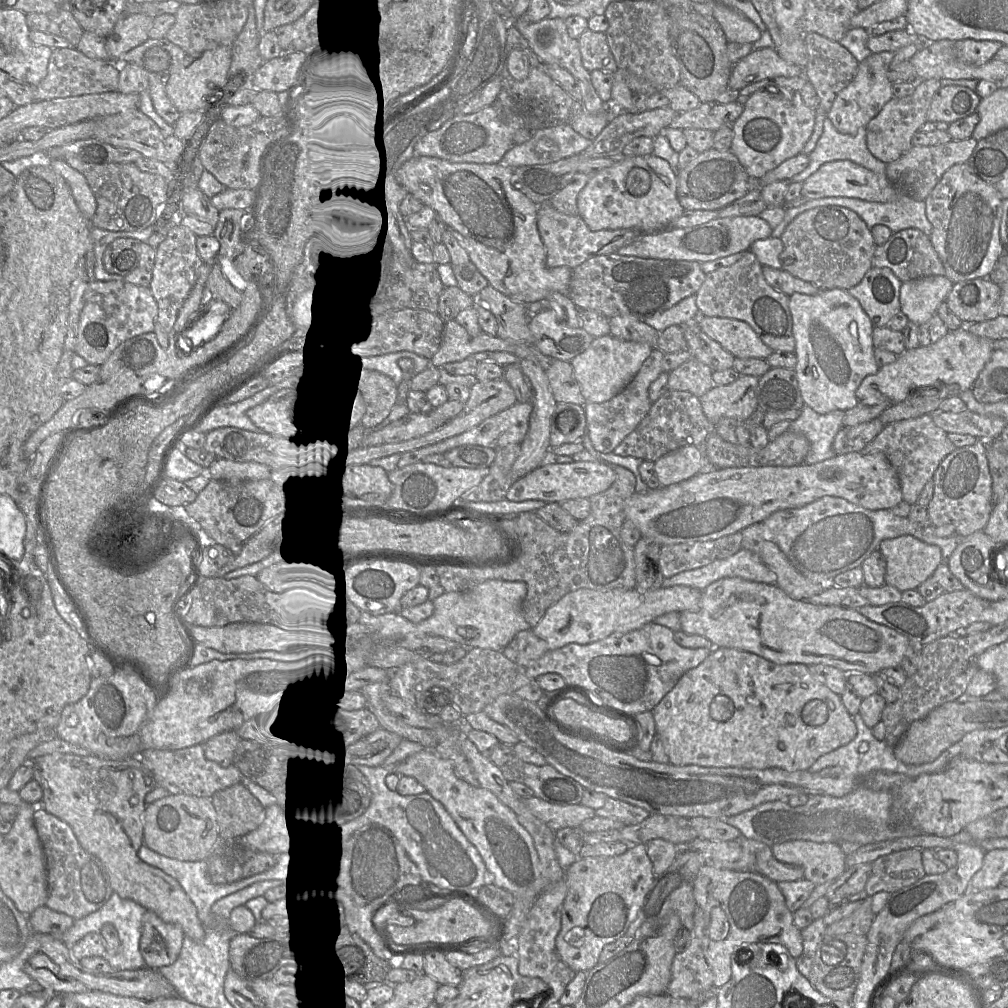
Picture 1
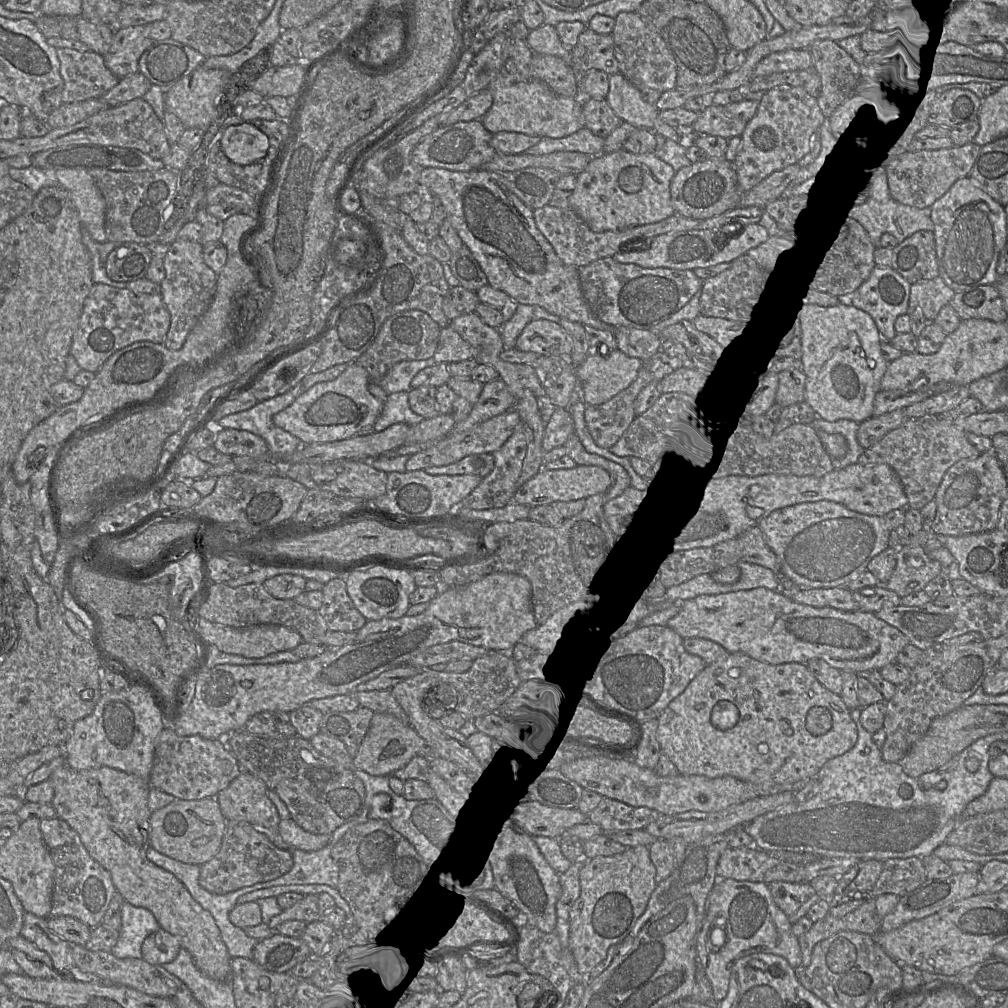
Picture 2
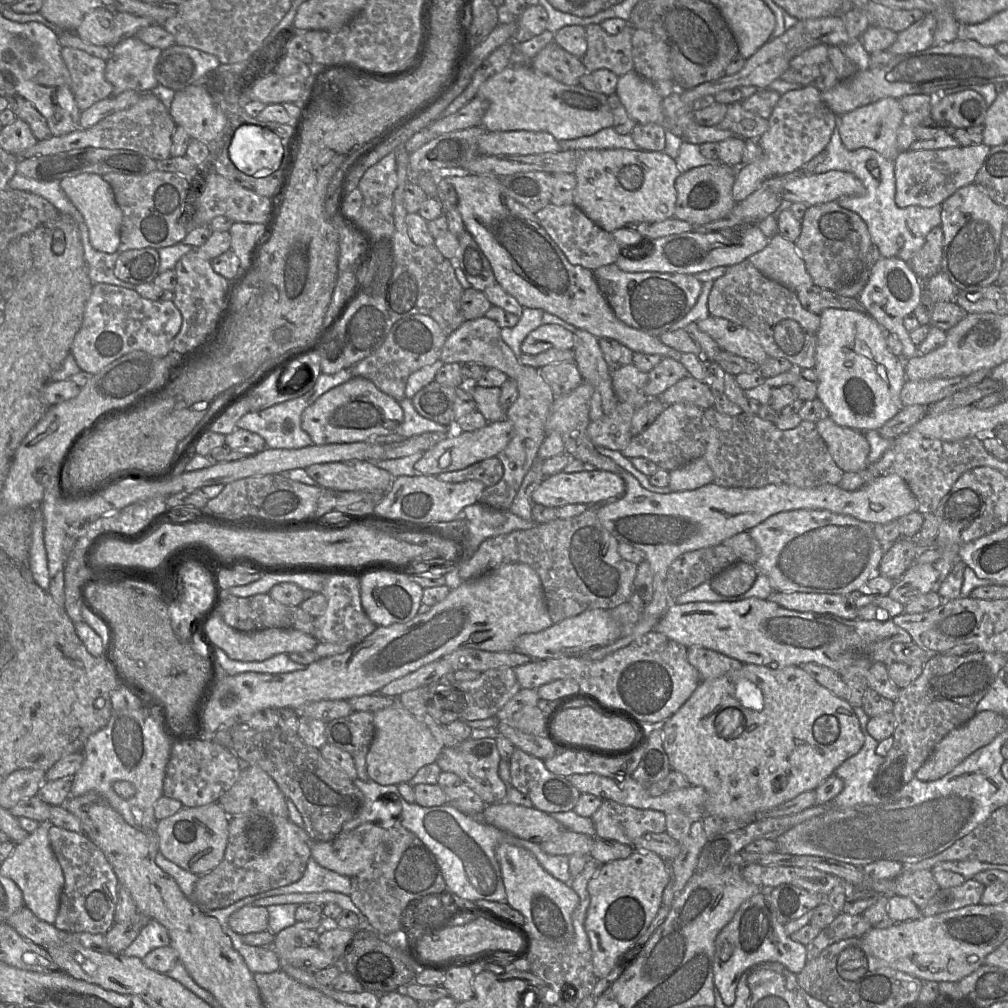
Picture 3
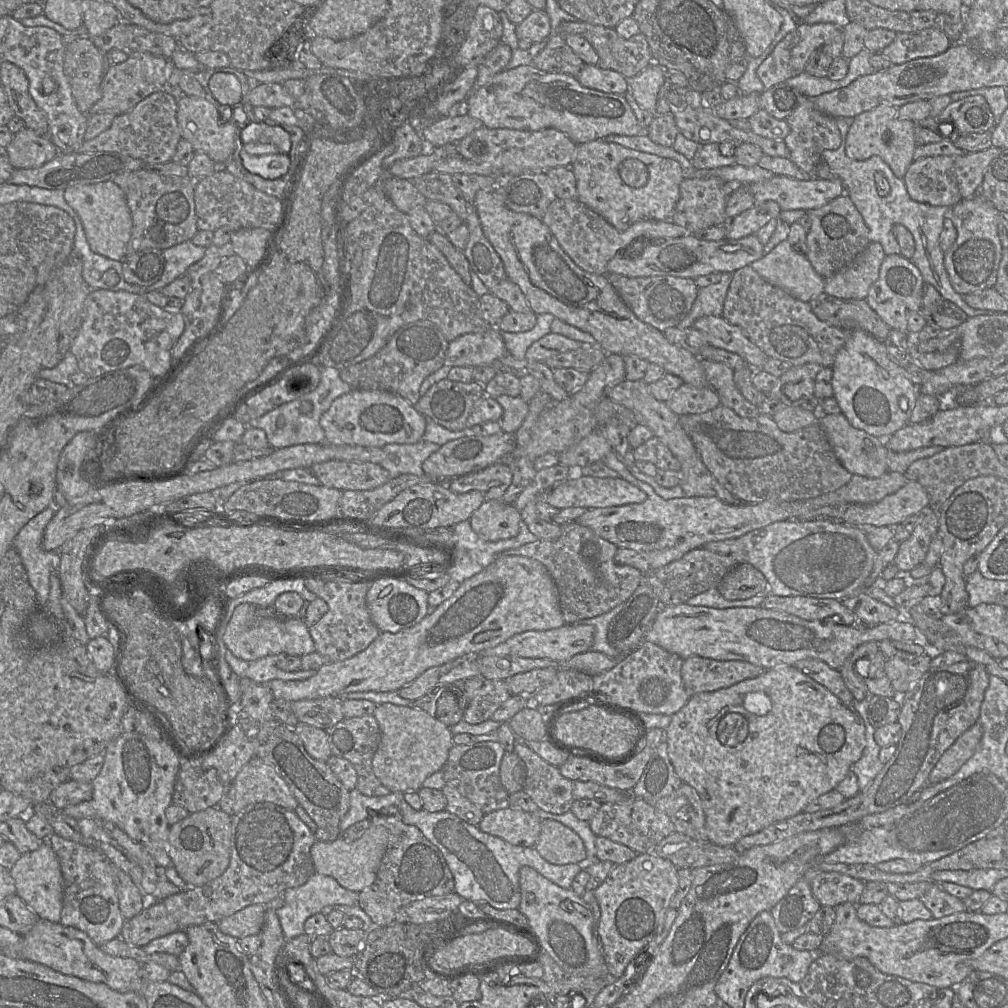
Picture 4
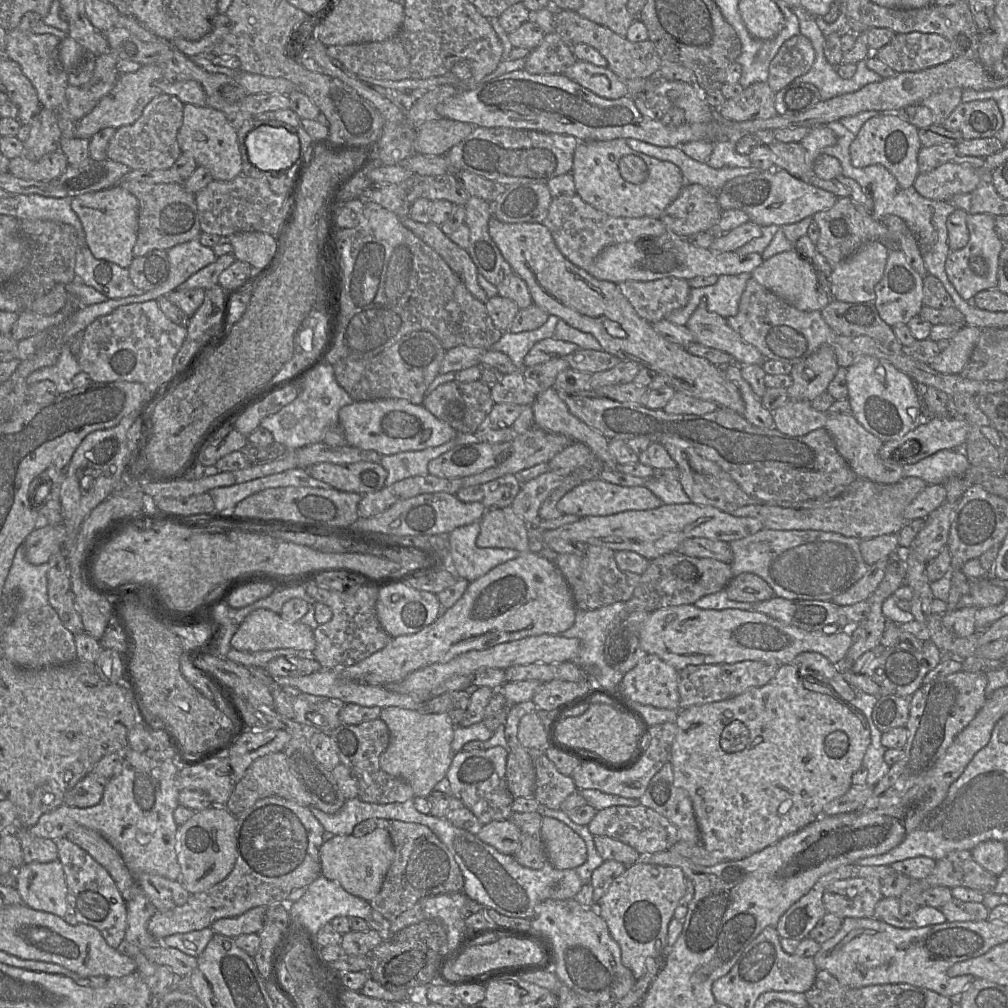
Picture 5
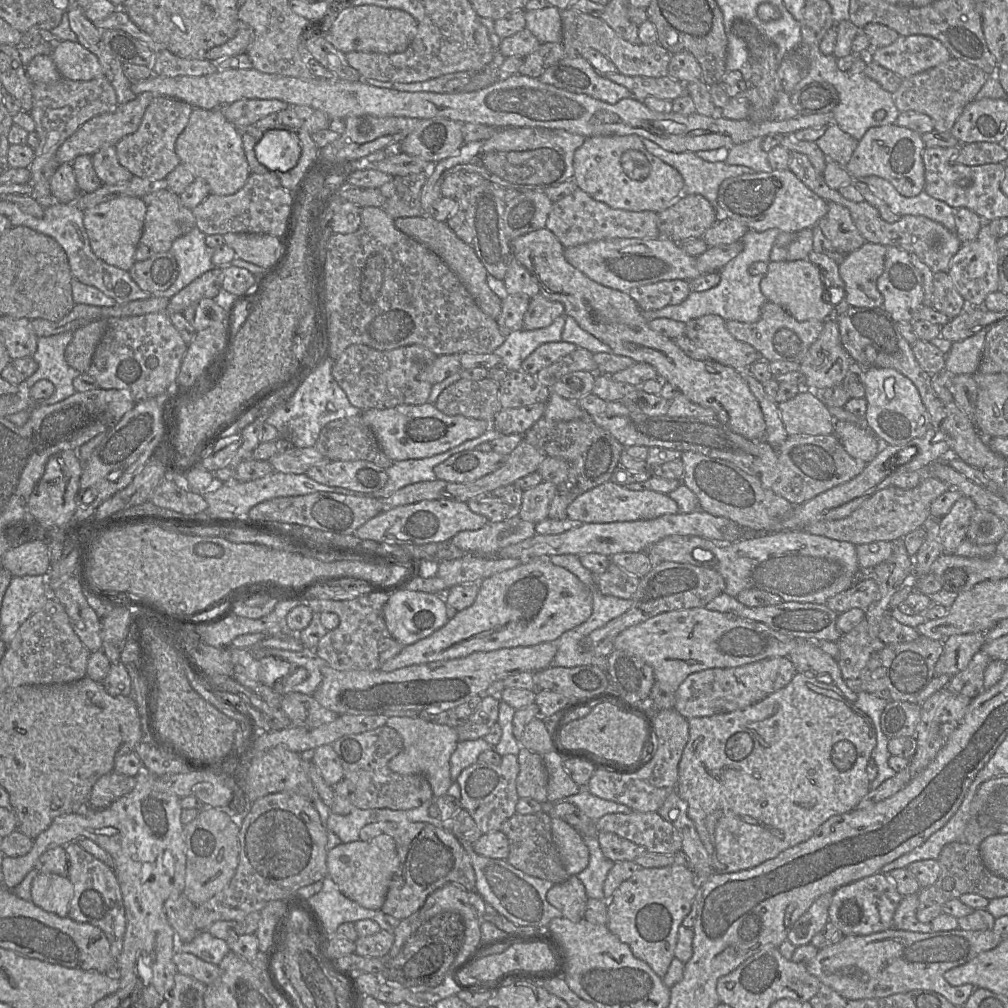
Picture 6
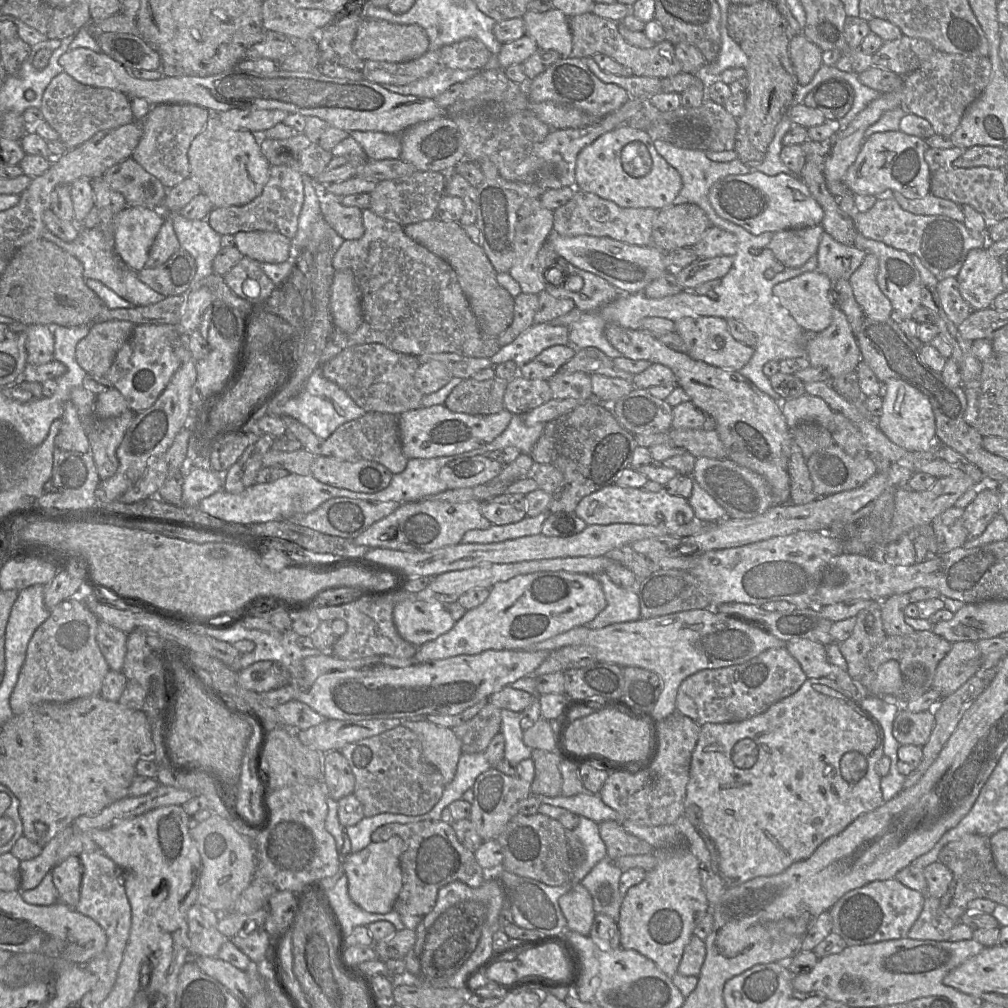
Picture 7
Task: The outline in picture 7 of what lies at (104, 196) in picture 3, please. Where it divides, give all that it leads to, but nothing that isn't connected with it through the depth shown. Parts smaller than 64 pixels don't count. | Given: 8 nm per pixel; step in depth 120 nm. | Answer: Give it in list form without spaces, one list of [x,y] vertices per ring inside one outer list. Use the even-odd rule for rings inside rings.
[[[130,207],[120,211],[113,220],[114,251],[121,261],[131,270],[138,272],[145,266],[148,252],[164,223],[160,209]]]

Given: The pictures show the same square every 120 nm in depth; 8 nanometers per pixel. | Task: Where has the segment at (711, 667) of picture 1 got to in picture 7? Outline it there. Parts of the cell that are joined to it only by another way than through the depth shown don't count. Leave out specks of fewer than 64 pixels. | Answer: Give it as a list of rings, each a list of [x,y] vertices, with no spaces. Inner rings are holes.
[[[807,678],[798,691],[759,715],[739,722],[705,723],[700,726],[699,738],[691,758],[684,814],[705,841],[712,854],[714,870],[727,887],[737,886],[759,876],[777,875],[793,863],[809,858],[824,841],[842,832],[862,814],[875,810],[884,803],[881,776],[875,769],[883,755],[883,733],[880,726],[852,695],[841,690],[830,679]]]

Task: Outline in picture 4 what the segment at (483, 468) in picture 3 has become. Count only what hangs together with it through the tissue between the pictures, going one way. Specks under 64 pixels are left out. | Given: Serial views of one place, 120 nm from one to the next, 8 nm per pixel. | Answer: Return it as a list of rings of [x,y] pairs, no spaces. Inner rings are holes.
[[[496,462],[479,471],[451,479],[448,488],[454,493],[478,490],[486,500],[500,500],[512,478],[509,466]]]

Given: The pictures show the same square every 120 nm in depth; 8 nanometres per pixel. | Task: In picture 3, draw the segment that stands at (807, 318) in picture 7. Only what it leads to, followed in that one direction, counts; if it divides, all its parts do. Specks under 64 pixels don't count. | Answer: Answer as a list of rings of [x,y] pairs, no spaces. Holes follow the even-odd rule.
[[[779,234],[769,238],[766,247],[748,260],[764,276],[794,292],[814,285],[795,243]]]

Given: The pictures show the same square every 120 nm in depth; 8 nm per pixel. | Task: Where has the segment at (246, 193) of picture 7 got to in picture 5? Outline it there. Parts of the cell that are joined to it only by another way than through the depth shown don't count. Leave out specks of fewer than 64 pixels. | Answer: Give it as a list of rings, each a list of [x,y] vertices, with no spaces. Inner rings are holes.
[[[184,104],[177,142],[181,152],[191,156],[198,166],[207,168],[213,179],[228,181],[241,174],[242,158],[237,132],[221,111],[209,106]]]

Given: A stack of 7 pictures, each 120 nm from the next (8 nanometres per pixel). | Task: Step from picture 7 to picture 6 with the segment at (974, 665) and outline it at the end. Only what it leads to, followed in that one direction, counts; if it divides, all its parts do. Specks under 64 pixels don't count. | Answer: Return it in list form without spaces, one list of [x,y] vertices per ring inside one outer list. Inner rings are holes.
[[[982,632],[957,634],[943,642],[943,653],[934,667],[935,676],[954,676],[964,670],[973,656],[982,650],[986,635]]]

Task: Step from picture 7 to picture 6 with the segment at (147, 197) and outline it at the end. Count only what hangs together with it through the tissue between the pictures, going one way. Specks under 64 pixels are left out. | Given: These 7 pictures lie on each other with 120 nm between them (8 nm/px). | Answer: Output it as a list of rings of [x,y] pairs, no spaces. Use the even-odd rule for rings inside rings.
[[[115,145],[100,148],[91,157],[98,178],[105,185],[122,184],[134,176],[119,163]]]

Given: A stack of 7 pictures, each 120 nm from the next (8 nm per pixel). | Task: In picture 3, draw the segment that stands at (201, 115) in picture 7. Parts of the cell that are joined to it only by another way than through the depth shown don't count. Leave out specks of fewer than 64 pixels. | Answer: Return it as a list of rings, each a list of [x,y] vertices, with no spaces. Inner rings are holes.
[[[151,92],[141,94],[139,100],[132,106],[115,112],[90,128],[77,130],[63,135],[50,136],[22,153],[20,159],[53,155],[73,149],[95,147],[106,149],[131,150],[148,156],[156,161],[171,157],[172,134],[176,123],[169,110]]]

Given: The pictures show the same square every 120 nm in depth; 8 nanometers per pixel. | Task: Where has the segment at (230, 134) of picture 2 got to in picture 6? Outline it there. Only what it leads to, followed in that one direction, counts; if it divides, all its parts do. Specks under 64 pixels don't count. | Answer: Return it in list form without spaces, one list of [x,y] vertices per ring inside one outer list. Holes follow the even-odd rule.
[[[272,129],[263,133],[254,152],[258,162],[269,170],[287,172],[299,162],[301,146],[293,133]]]

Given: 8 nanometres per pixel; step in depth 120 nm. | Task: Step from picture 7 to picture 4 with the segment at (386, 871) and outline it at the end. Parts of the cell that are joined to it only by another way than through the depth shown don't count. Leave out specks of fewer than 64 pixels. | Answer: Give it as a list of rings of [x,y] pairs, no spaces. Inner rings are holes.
[[[371,826],[354,841],[346,841],[342,836],[334,841],[317,840],[311,847],[315,871],[331,876],[344,888],[359,893],[375,881],[388,841],[389,831],[383,826]]]

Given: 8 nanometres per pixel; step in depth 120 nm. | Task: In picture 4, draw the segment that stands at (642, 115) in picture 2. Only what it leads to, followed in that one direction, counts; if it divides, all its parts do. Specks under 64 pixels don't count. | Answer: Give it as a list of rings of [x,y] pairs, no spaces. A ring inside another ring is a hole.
[[[653,62],[636,76],[626,79],[628,92],[631,92],[639,106],[650,113],[656,113],[658,94],[665,83],[663,67]]]

